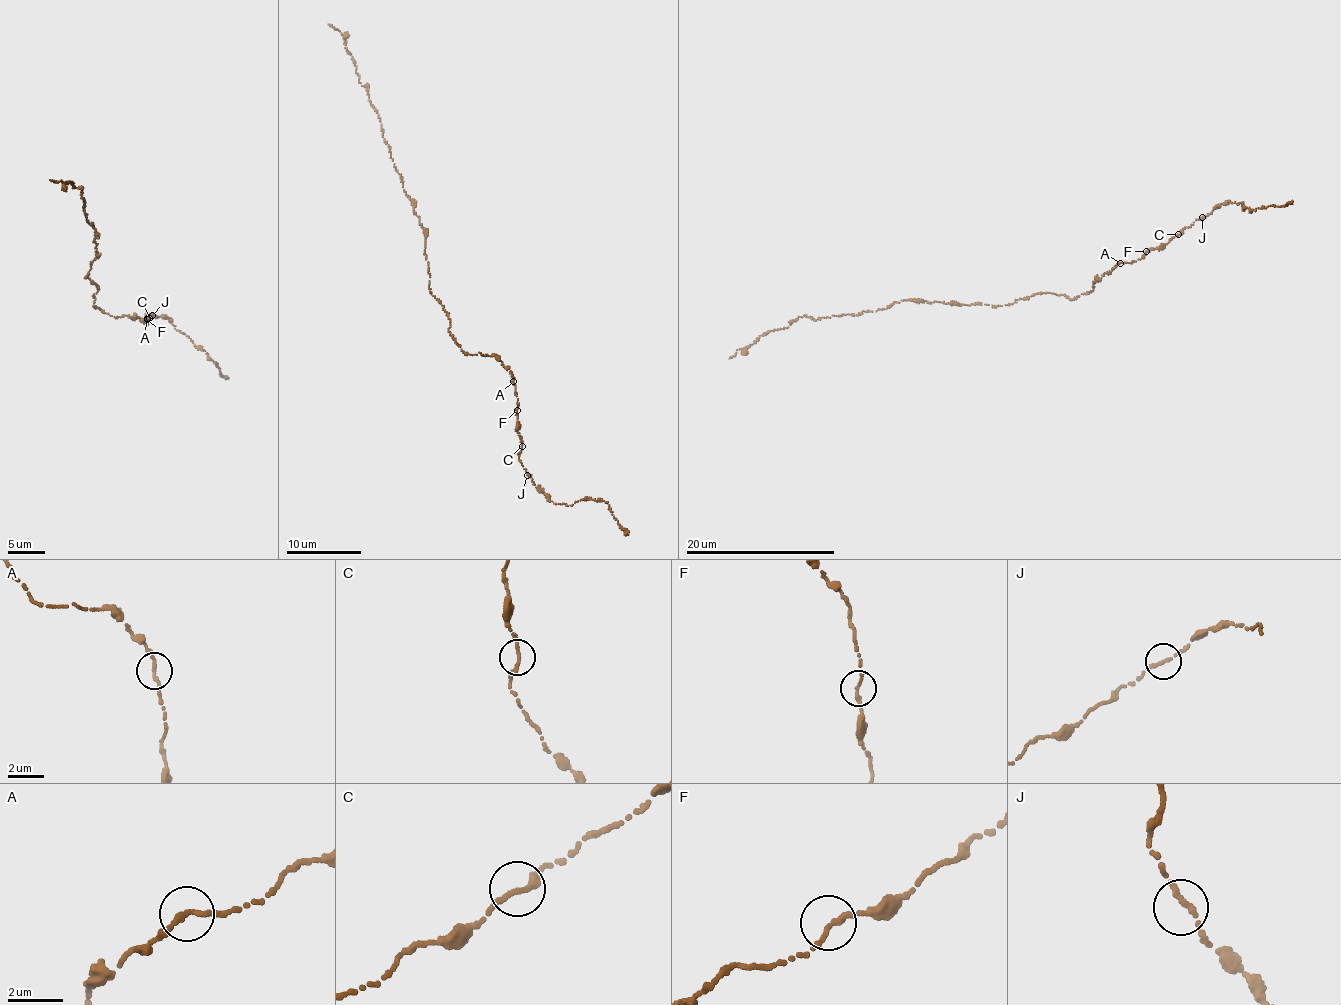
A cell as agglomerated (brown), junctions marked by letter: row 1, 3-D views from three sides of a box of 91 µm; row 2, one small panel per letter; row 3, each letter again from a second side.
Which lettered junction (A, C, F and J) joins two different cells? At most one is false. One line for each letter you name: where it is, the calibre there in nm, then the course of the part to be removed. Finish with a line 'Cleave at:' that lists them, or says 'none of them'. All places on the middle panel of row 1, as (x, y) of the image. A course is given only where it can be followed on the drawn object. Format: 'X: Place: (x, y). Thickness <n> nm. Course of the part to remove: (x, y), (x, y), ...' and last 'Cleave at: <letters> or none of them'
Cleave at: none of them

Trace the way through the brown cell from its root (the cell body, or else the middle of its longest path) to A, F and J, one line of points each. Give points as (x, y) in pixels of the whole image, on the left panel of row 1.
A: (99, 286), (92, 296), (94, 307), (114, 317), (147, 318)
F: (99, 286), (92, 296), (94, 307), (114, 317), (147, 318), (147, 324), (147, 319)
J: (99, 286), (94, 307), (105, 313), (147, 318), (147, 324), (146, 314), (152, 315)

